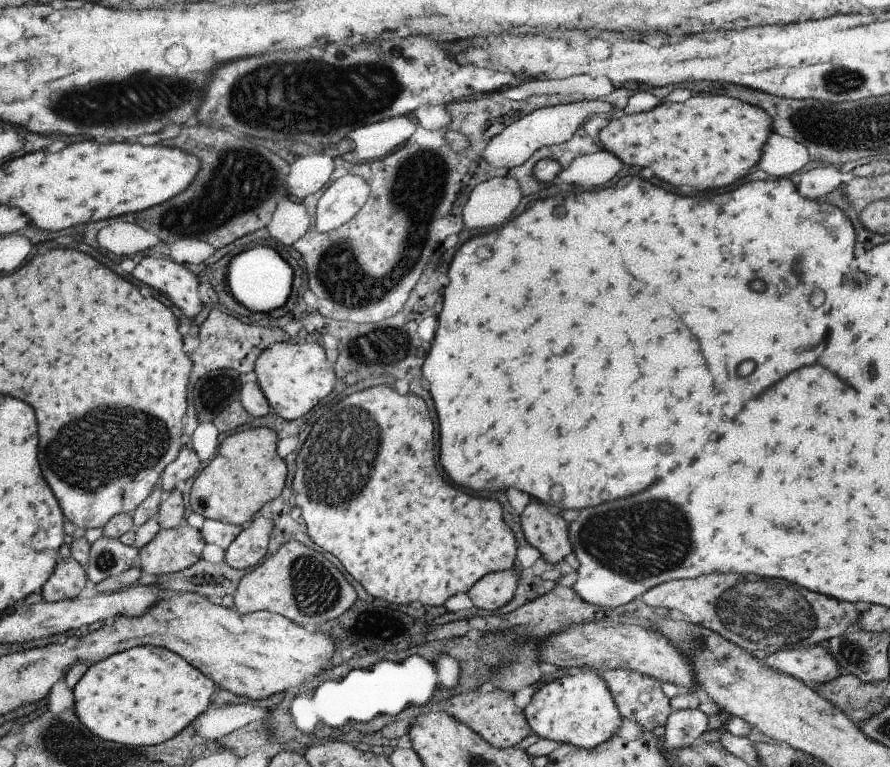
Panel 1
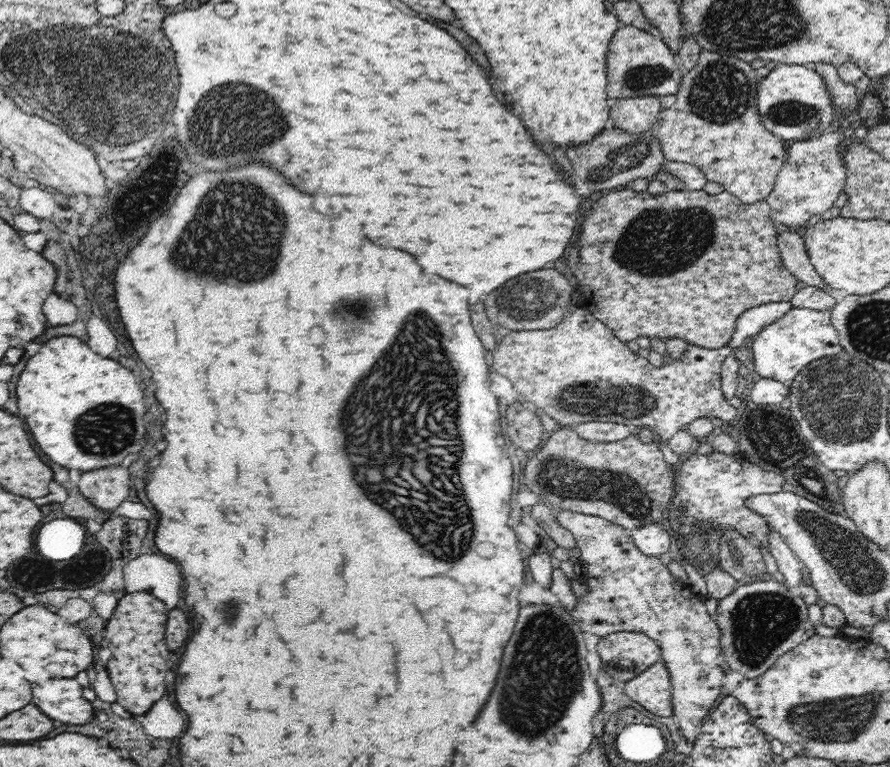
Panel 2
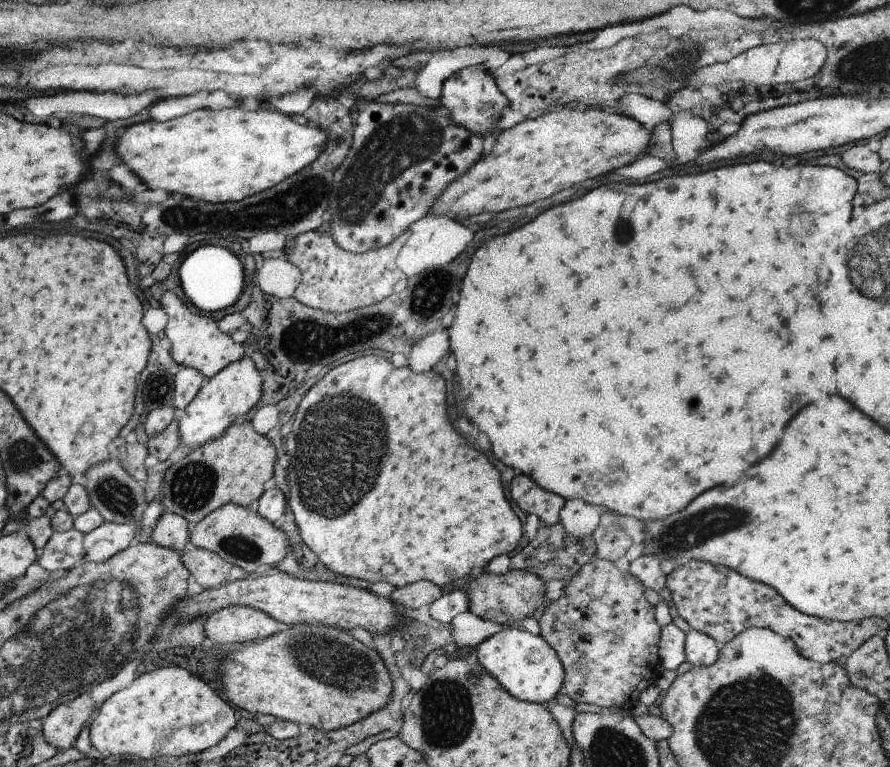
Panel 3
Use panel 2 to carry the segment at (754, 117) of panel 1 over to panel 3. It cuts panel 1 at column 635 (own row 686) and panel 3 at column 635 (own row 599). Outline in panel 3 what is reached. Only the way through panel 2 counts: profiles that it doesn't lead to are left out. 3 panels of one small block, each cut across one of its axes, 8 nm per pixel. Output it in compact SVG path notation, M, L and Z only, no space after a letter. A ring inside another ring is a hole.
M567 108L553 112L553 114L543 114L535 120L525 120L509 130L499 132L493 138L491 152L485 156L481 154L477 162L463 172L459 178L455 178L433 202L433 206L427 210L425 216L449 216L457 222L471 222L473 214L481 212L501 212L507 208L515 206L527 206L537 200L545 200L553 196L553 192L561 192L565 188L571 188L587 178L595 178L599 174L607 174L641 152L647 152L647 142L649 142L647 130L641 128L639 122L633 118L627 118L623 114L607 112L603 108L587 110L587 112L569 112Z

